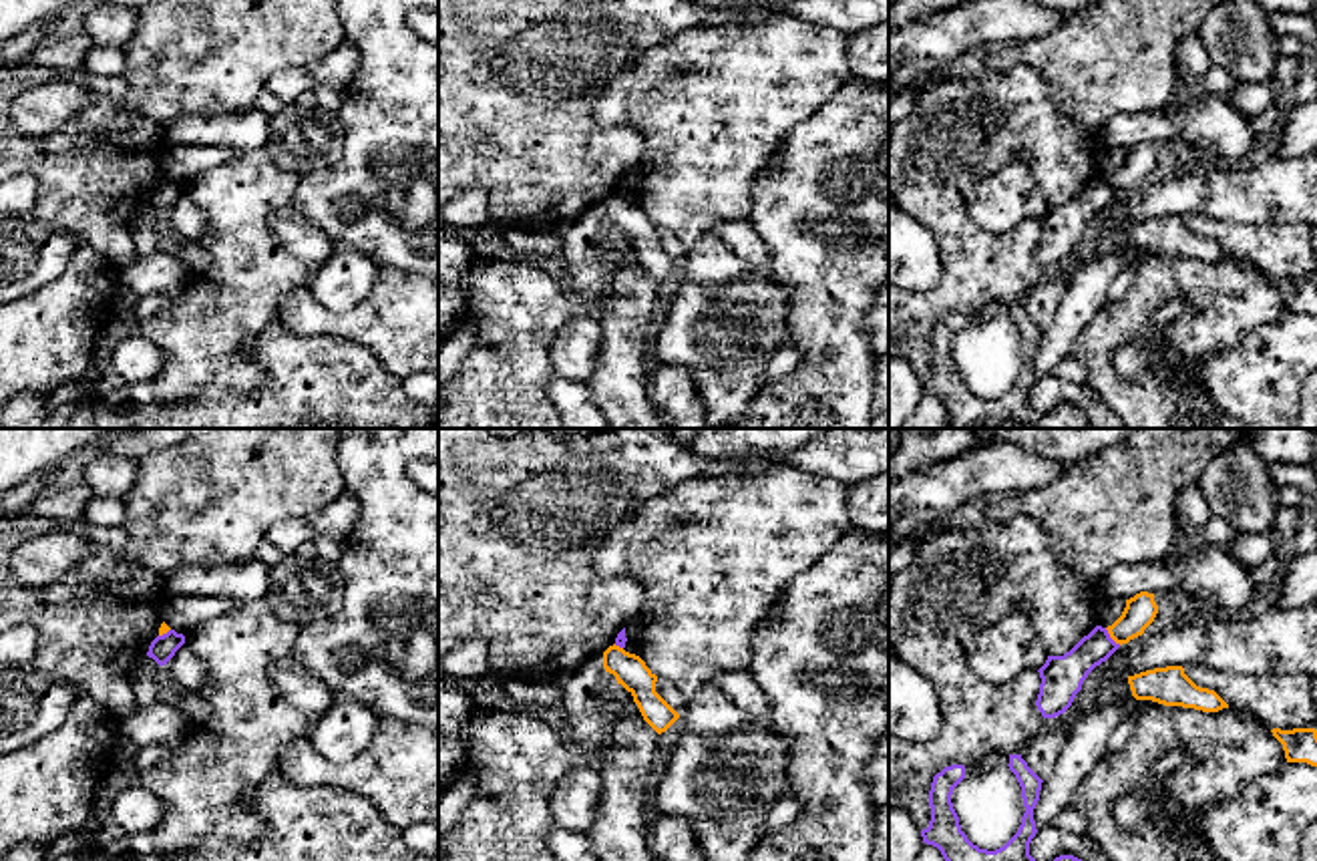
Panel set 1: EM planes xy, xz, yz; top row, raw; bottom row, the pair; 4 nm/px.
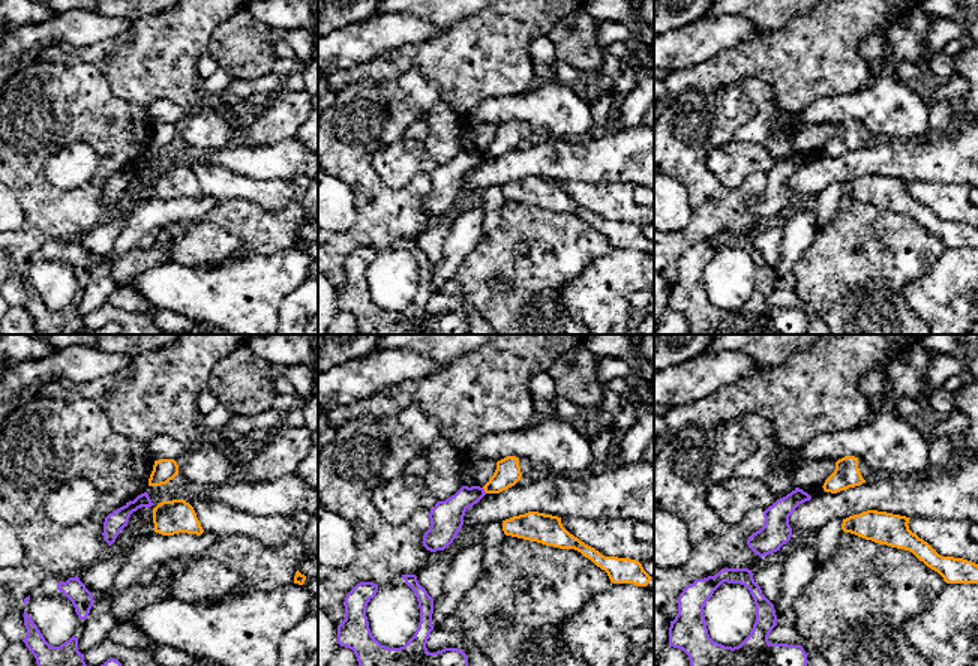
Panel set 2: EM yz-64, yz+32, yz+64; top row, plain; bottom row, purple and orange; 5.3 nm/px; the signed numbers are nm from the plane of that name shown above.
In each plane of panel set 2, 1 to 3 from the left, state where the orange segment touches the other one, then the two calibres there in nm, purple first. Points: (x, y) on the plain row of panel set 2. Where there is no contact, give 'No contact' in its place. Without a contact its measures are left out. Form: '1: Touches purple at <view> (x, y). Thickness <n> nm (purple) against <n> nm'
1: No contact
2: Touches purple at yz+32 (483, 155). Thickness 180 nm (purple) against 140 nm
3: No contact

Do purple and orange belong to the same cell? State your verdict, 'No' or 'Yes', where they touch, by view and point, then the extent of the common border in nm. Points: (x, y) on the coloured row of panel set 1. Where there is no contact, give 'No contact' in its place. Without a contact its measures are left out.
No. Touches purple at yz (1110, 638). Shared border 100 nm

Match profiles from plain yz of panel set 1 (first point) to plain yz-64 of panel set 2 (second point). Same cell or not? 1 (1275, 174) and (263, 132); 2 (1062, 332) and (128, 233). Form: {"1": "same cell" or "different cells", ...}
{"1": "different cells", "2": "same cell"}

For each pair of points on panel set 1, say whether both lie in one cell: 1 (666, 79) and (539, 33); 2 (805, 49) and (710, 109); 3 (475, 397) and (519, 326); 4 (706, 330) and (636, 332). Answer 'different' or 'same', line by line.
1: different
2: same
3: same
4: different

